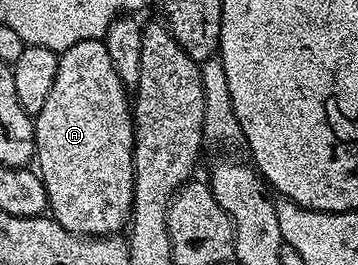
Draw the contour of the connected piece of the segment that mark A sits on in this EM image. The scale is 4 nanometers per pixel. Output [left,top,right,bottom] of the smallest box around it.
[33,40,133,236]

